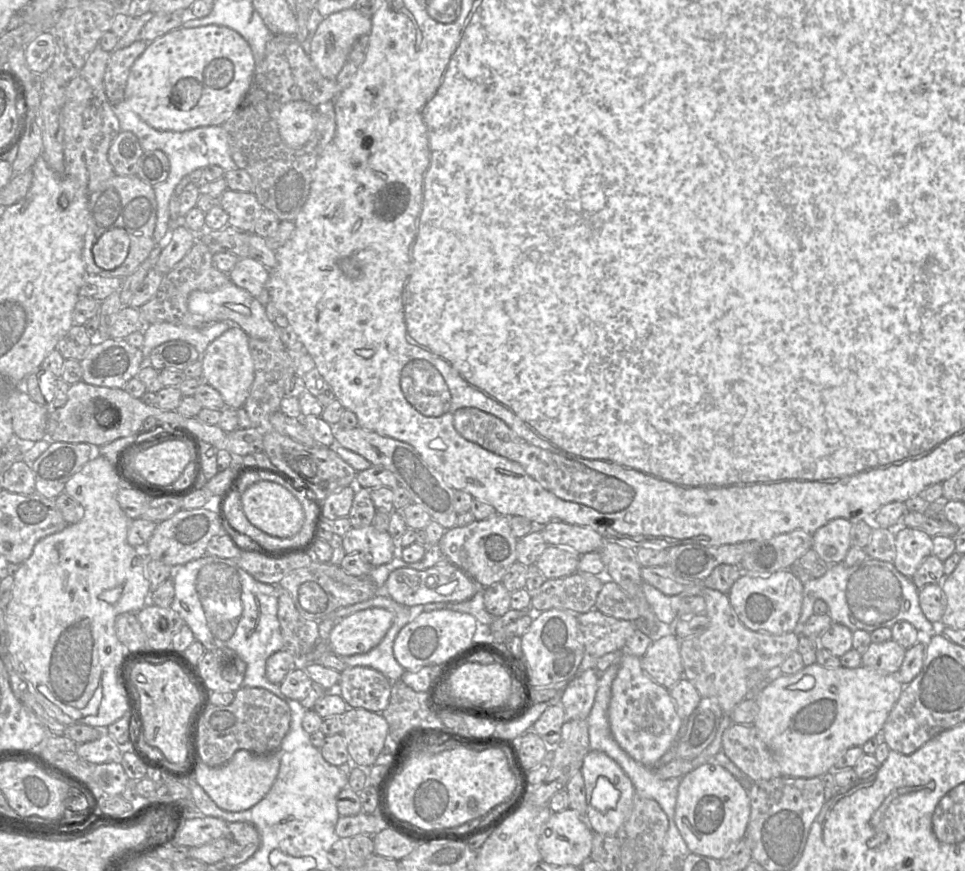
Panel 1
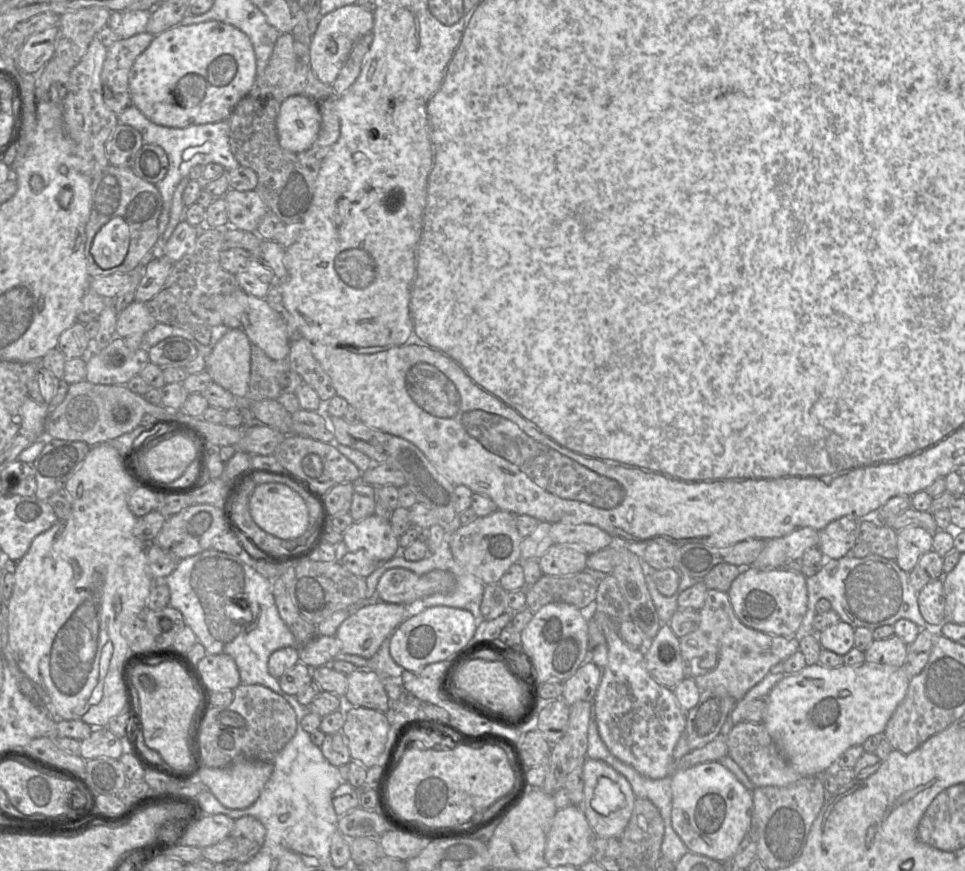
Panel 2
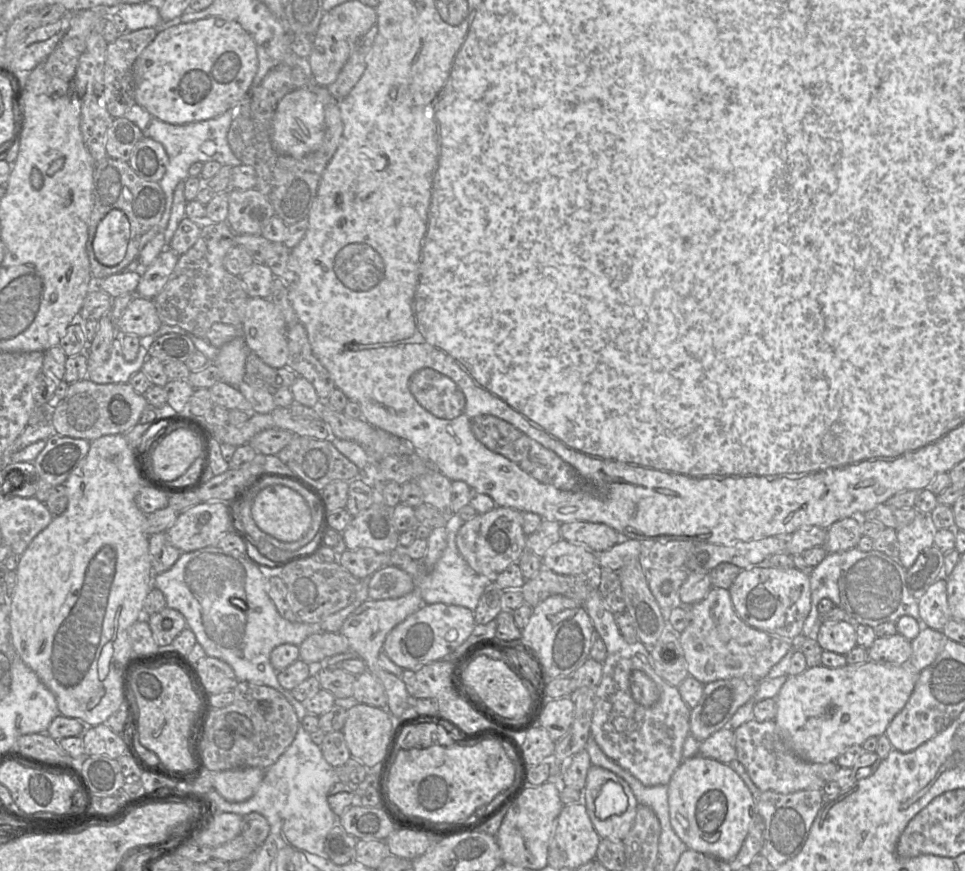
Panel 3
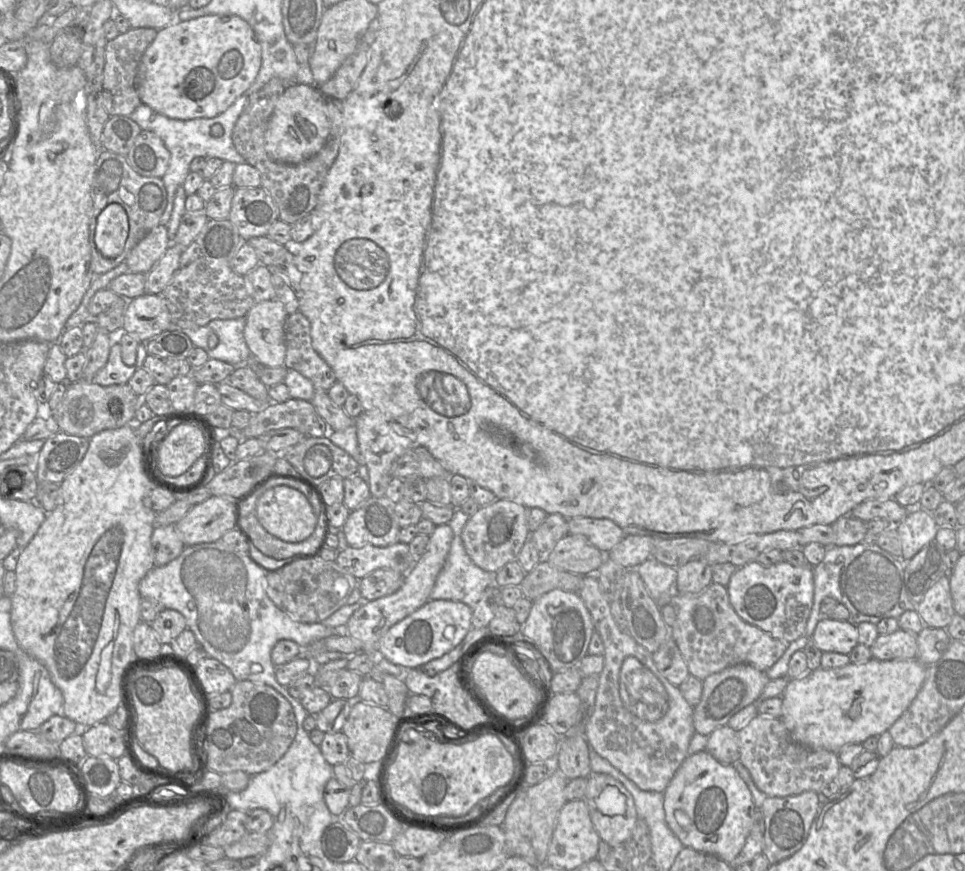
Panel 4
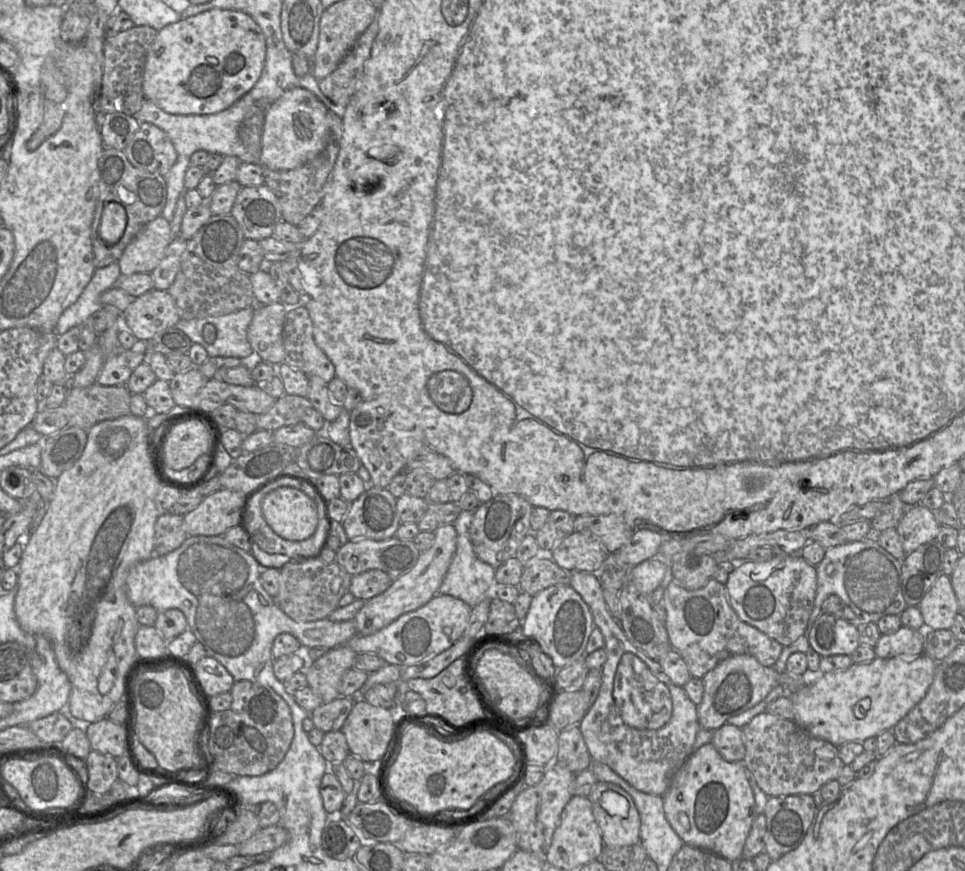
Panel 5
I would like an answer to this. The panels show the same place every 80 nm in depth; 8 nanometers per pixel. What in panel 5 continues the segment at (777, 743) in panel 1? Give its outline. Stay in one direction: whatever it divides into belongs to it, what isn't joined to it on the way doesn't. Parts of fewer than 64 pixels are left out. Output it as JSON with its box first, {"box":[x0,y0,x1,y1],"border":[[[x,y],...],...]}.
{"box":[790,655,936,746],"border":[[[926,655],[918,657],[875,657],[870,662],[853,663],[844,670],[819,674],[790,695],[794,721],[813,737],[836,746],[877,737],[904,718],[926,695],[936,671],[936,663]]]}

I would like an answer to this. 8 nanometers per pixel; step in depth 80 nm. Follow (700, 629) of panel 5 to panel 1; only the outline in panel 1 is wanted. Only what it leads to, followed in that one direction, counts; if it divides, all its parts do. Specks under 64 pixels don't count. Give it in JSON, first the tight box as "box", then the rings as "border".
{"box":[680,584,800,713],"border":[[[703,584],[701,596],[706,602],[709,626],[699,635],[680,640],[683,677],[696,687],[701,697],[716,699],[723,712],[730,713],[749,695],[755,698],[756,692],[769,681],[784,660],[797,651],[800,635],[798,631],[780,635],[753,631],[739,620],[727,594]]]}

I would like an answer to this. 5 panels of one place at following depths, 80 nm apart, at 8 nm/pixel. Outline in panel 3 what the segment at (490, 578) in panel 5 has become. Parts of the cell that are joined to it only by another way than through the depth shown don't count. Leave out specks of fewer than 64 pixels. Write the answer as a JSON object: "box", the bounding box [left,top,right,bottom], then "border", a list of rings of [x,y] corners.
{"box":[399,513,491,611],"border":[[[458,513],[448,516],[446,522],[447,545],[431,571],[426,571],[422,561],[415,561],[411,558],[406,558],[403,563],[400,563],[399,568],[412,577],[423,604],[444,603],[463,606],[475,611],[485,588],[491,583],[488,578],[476,573],[458,551],[456,535],[464,522]]]}

